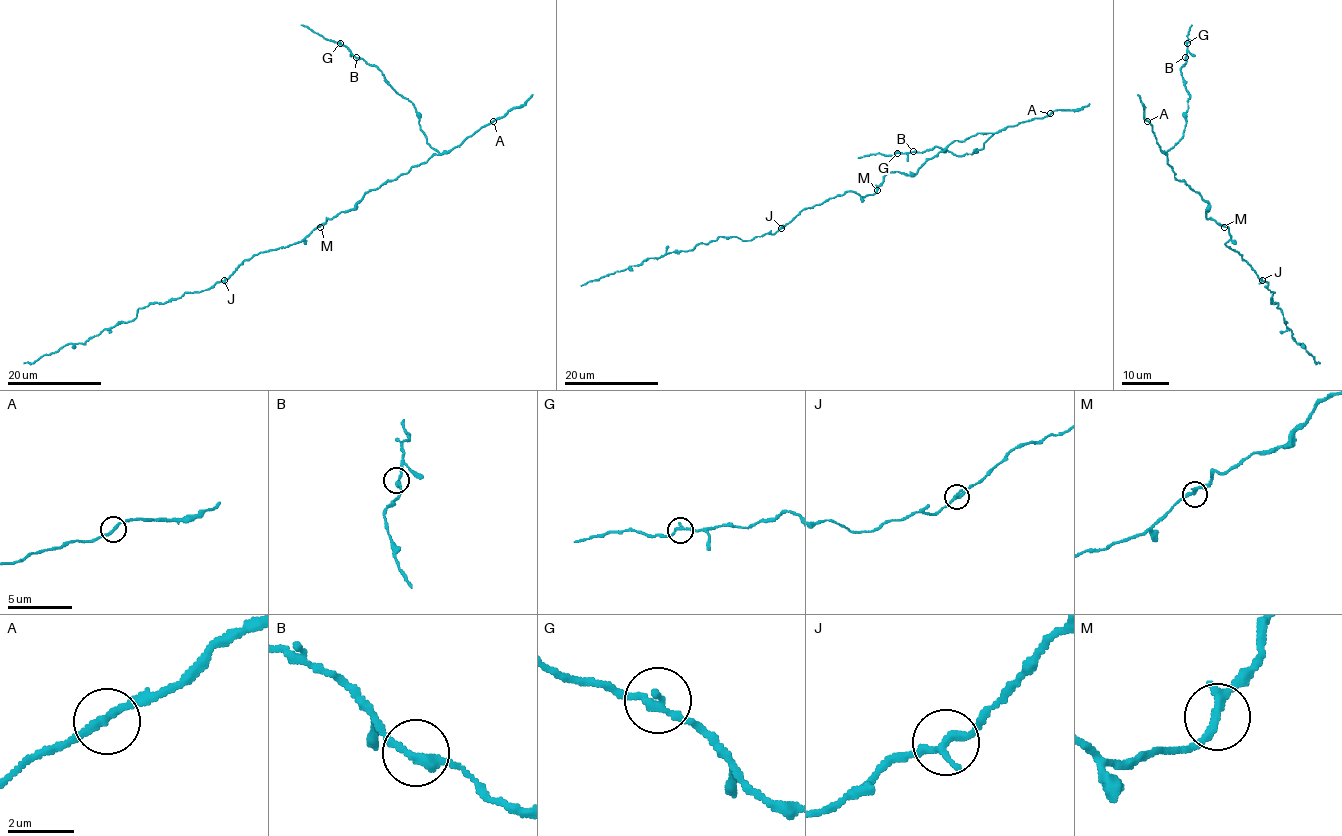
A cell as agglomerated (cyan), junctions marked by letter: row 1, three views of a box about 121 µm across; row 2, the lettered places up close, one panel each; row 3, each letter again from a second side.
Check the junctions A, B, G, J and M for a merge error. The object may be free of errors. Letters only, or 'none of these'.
none of these

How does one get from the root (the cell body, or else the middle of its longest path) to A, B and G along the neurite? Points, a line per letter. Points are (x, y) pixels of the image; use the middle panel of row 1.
A: (876, 189), (889, 172), (913, 174), (926, 160), (956, 140), (965, 140), (978, 133), (997, 133), (1050, 113)
B: (876, 189), (889, 172), (913, 174), (956, 140), (995, 133), (981, 150), (963, 156), (936, 146), (913, 151)
G: (876, 189), (889, 172), (913, 174), (956, 140), (995, 133), (981, 150), (963, 156), (936, 146), (897, 153)

